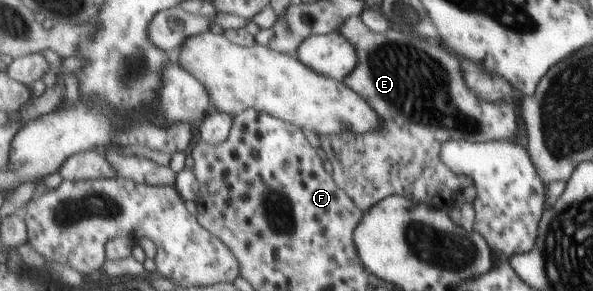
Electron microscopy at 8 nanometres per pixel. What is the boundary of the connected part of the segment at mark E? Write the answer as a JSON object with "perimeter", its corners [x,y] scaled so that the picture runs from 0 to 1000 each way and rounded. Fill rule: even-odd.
{"perimeter":[[[595,55],[577,79],[570,107],[582,124],[602,168],[605,216],[599,237],[582,268],[583,296],[597,306],[609,330],[617,333],[651,419],[644,423],[642,447],[629,447],[619,460],[600,460],[585,447],[565,457],[558,467],[536,464],[541,512],[555,526],[558,557],[562,533],[568,526],[572,546],[605,546],[609,574],[602,581],[602,601],[562,598],[565,622],[578,646],[592,684],[610,715],[617,735],[629,708],[636,708],[651,677],[663,667],[676,667],[707,698],[727,698],[744,722],[761,725],[766,711],[766,649],[784,649],[788,629],[798,622],[784,601],[766,598],[750,553],[745,546],[745,505],[761,481],[791,481],[793,488],[823,488],[838,481],[865,481],[865,464],[875,436],[872,416],[870,368],[862,347],[852,357],[838,351],[820,351],[808,340],[786,292],[777,251],[777,199],[771,203],[767,182],[750,162],[740,134],[713,127],[707,113],[683,107],[683,100],[659,89],[649,113],[631,110],[610,69],[610,55]],[[585,460],[589,460],[589,498],[595,526],[585,540]],[[622,567],[636,567],[632,595],[649,595],[649,601],[629,601],[622,595]]]}

